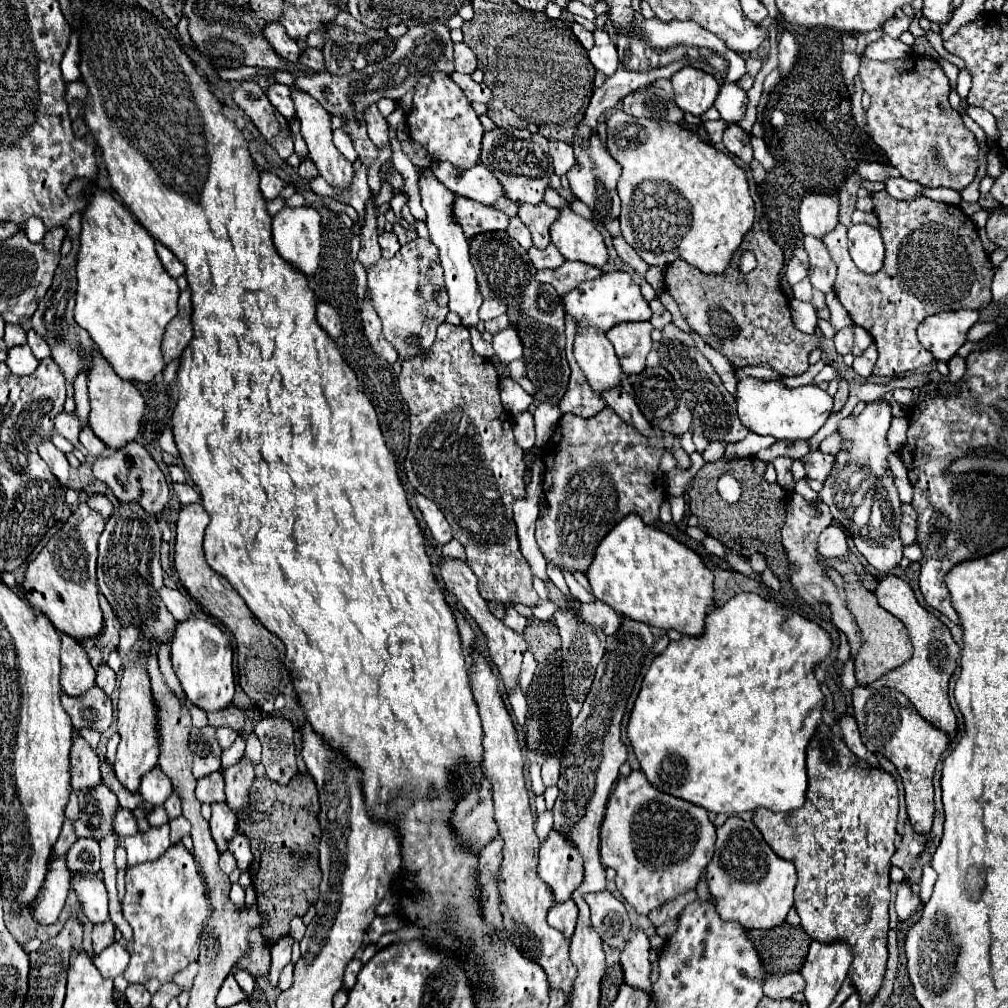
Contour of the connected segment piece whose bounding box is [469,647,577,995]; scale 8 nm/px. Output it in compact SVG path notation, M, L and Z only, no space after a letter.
M477 647L471 649L471 667L469 667L469 679L471 679L471 689L473 689L473 697L475 703L479 707L481 713L481 721L483 721L483 761L481 761L481 773L483 777L487 777L493 785L493 807L495 807L495 821L499 827L499 835L505 841L503 845L503 861L501 867L497 871L497 889L499 889L499 897L501 897L501 915L503 915L503 927L505 927L505 935L509 941L513 941L513 945L517 945L517 949L521 949L521 955L525 955L527 959L539 963L543 967L543 971L547 973L549 985L553 989L563 989L567 995L571 993L571 985L573 979L577 975L575 965L569 959L569 939L563 937L561 931L553 929L547 923L547 911L553 905L553 893L551 889L541 881L541 877L537 875L537 853L541 847L539 837L535 835L535 817L531 813L529 807L529 793L525 787L525 763L523 763L523 749L519 745L517 739L517 729L513 725L513 717L503 701L503 695L499 693L499 681L491 669L491 665L487 663L487 659L479 653Z

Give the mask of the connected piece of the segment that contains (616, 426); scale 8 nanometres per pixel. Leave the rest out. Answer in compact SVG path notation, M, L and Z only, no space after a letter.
M605 407L601 413L597 413L595 417L589 417L589 419L583 419L583 417L577 417L577 415L563 415L561 421L559 421L559 425L557 425L557 429L555 429L555 433L553 433L553 437L551 437L551 439L547 441L547 445L543 447L543 457L545 457L545 467L547 467L547 469L545 469L543 491L545 491L547 503L549 503L549 511L547 511L545 517L541 517L541 519L537 521L537 535L535 535L535 537L537 537L537 545L539 545L541 553L543 553L543 557L545 557L549 563L553 563L555 567L567 569L569 573L575 573L575 571L585 573L585 571L589 569L589 565L593 563L595 549L597 549L597 545L601 543L601 539L605 539L605 535L607 535L621 519L625 519L627 515L635 513L635 515L639 515L647 525L651 525L653 521L657 521L657 519L659 519L659 507L661 507L661 503L663 503L663 499L665 499L663 473L659 471L659 459L661 459L661 455L663 455L661 445L651 445L635 427L627 425L627 423L625 423L617 413L613 413L613 409L609 409L609 407Z

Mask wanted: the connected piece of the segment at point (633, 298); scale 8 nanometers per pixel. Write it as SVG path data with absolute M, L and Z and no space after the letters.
M625 271L603 273L601 277L593 281L581 283L577 289L573 289L571 293L563 297L563 303L565 303L565 313L575 321L579 329L597 327L603 333L607 333L609 329L613 329L615 325L623 321L649 321L651 319L651 309L639 291L639 285Z

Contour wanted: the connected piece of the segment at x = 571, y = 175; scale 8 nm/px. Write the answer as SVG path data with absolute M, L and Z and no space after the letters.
M579 121L577 135L573 141L575 149L575 165L567 171L567 179L571 185L571 191L591 209L591 217L595 223L605 223L619 219L621 213L621 199L617 193L617 181L621 175L621 167L613 161L613 157L607 153L607 149L601 145L599 135L589 135L585 125Z

